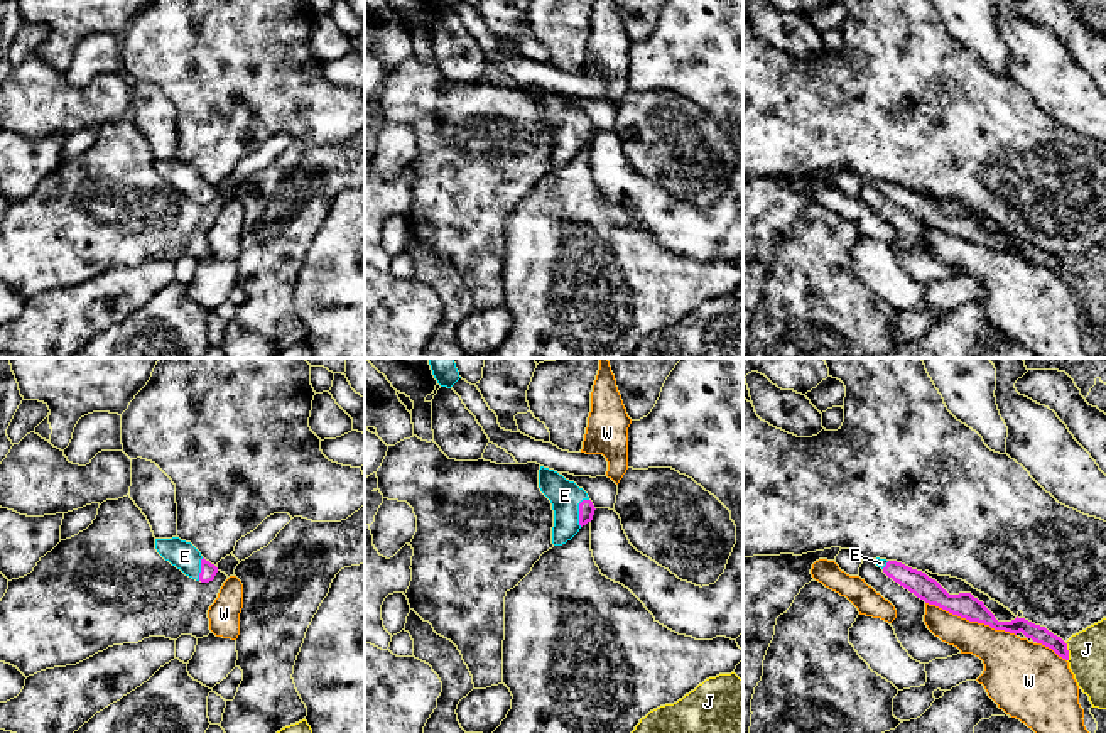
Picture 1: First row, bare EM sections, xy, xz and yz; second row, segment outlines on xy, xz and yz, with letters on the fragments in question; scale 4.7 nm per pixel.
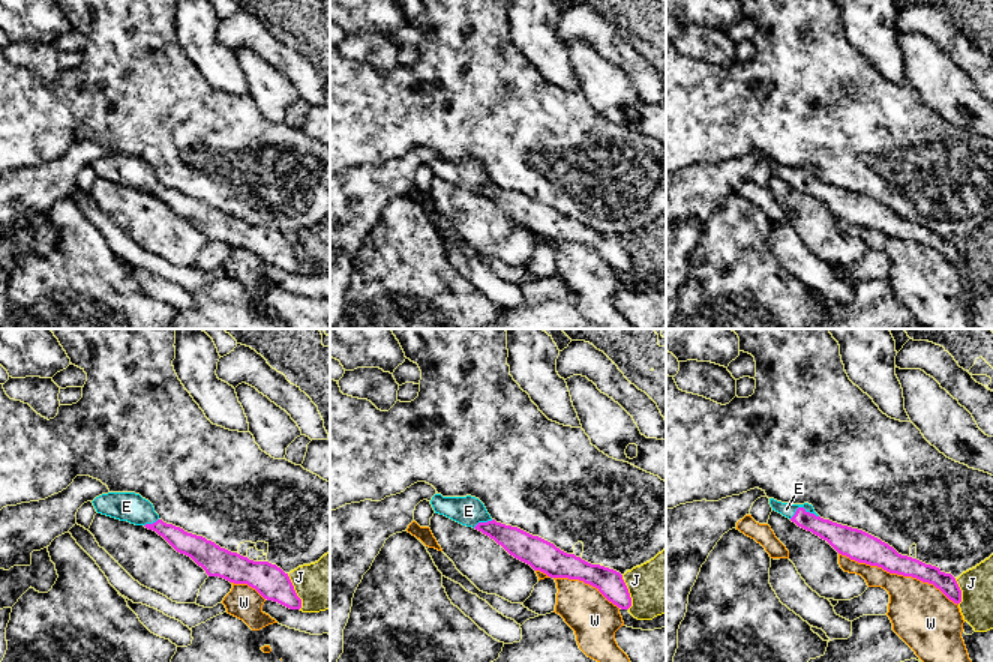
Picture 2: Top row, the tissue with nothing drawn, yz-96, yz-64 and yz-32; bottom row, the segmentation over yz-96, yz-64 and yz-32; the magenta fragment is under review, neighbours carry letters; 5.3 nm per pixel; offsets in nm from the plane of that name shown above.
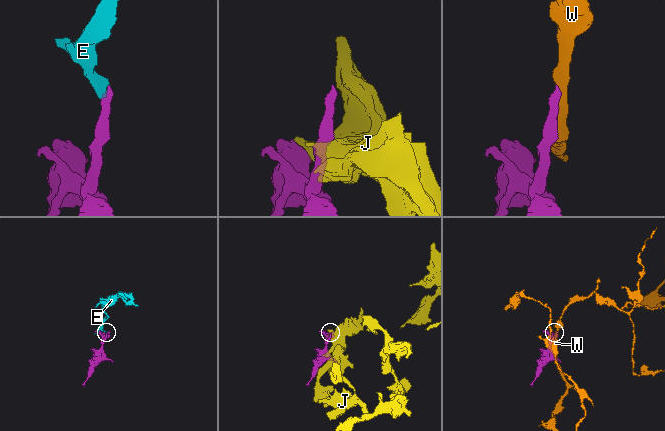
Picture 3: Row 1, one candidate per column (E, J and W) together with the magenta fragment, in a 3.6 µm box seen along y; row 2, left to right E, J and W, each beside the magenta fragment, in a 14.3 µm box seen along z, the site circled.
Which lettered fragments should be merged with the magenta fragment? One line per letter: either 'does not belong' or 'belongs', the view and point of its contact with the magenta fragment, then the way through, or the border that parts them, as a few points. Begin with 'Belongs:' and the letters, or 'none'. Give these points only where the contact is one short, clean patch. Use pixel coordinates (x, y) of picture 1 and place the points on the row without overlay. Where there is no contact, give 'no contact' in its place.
Belongs: E
E: belongs | xz (580, 132) | across xz (586, 130), (580, 132), (564, 117)
J: does not belong | yz (1068, 274)
W: does not belong | yz (971, 242)

